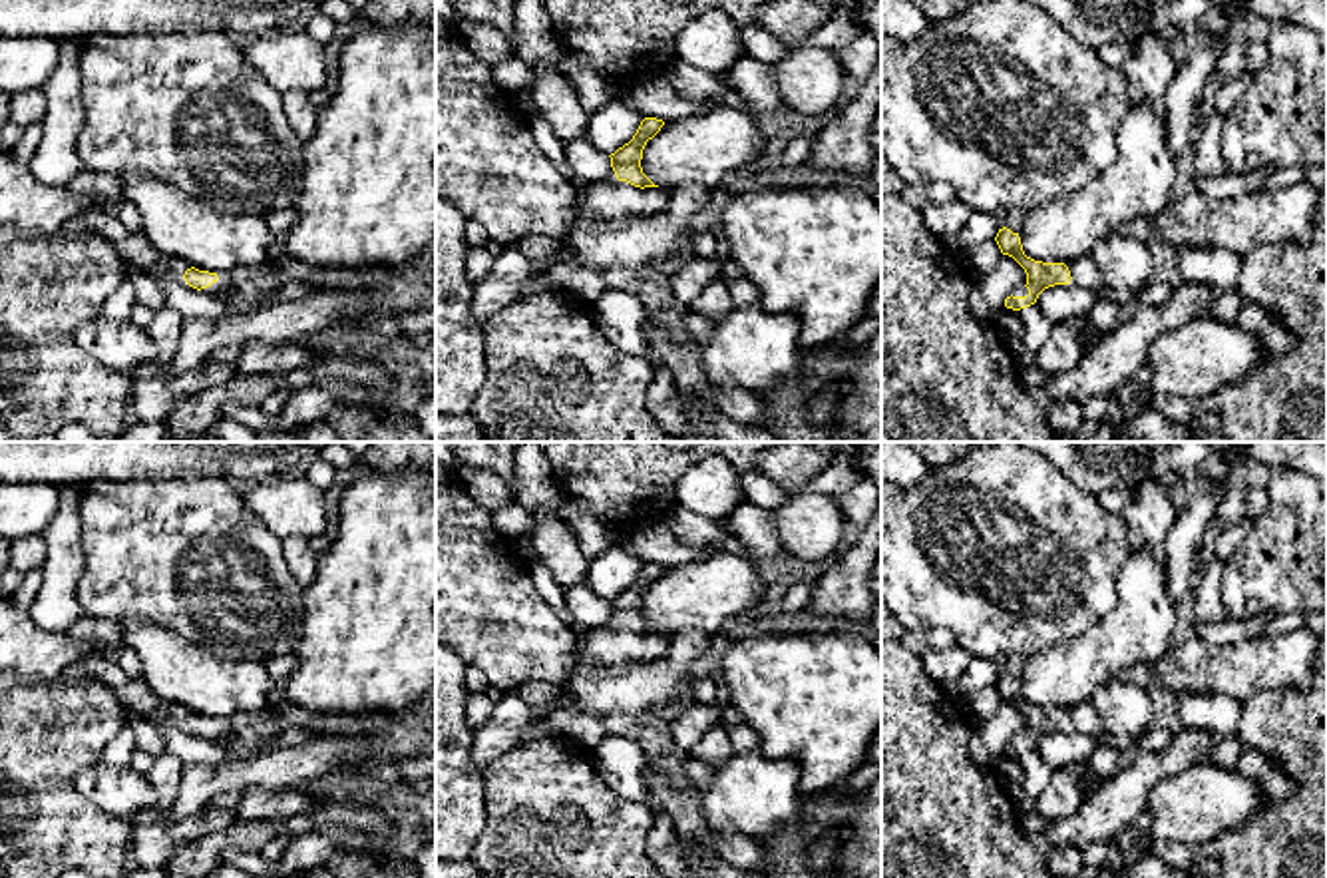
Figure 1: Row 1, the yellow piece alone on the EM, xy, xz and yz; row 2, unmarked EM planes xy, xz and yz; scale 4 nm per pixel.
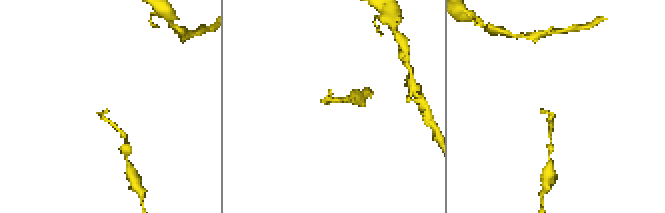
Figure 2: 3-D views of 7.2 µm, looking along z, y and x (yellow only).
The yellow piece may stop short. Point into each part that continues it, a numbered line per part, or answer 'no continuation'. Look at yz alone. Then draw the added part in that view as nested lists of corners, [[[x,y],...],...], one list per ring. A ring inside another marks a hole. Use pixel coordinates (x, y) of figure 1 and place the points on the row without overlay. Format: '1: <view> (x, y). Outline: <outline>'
1: yz (1085, 717). Outline: [[[1086,701],[1070,709],[1068,717],[1070,717],[1072,729],[1080,731],[1082,735],[1100,739],[1100,735],[1104,733],[1102,719],[1096,707],[1092,705],[1092,701]]]

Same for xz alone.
1: xz (609, 644). Outline: [[[619,625],[587,627],[577,637],[575,665],[579,659],[595,665],[653,661],[664,657],[668,651],[670,643],[663,635],[641,635]]]

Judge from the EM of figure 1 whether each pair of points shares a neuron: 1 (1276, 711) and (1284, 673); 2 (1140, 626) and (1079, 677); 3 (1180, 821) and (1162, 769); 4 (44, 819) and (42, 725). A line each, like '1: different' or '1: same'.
1: different
2: same
3: different
4: same

